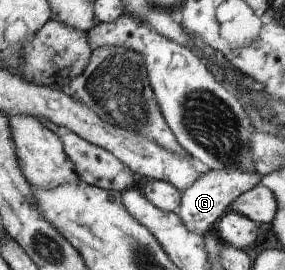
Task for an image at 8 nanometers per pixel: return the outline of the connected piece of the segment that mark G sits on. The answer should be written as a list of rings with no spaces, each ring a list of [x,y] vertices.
[[[209,169],[200,174],[198,180],[189,189],[182,192],[177,215],[185,223],[187,230],[199,235],[205,235],[215,229],[216,222],[229,210],[233,200],[244,192],[261,184],[262,175],[255,171],[215,170]]]

